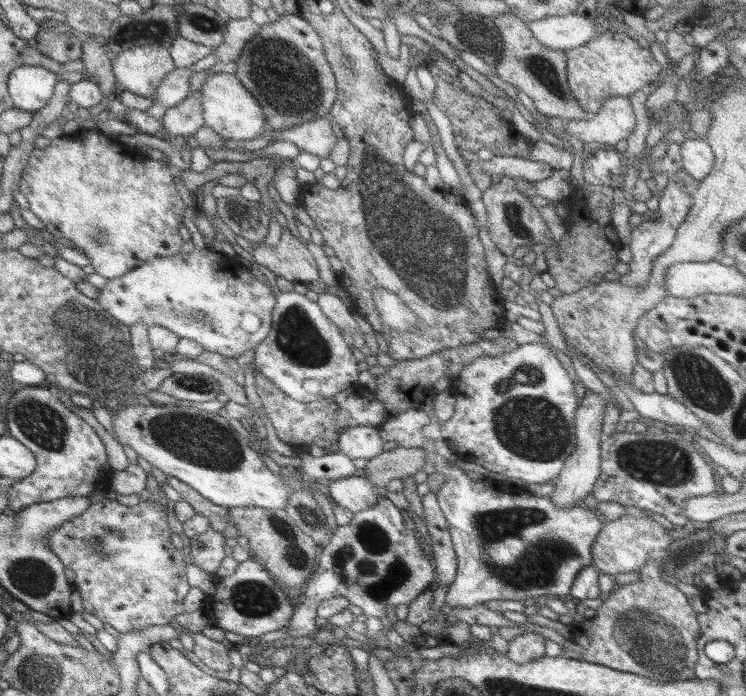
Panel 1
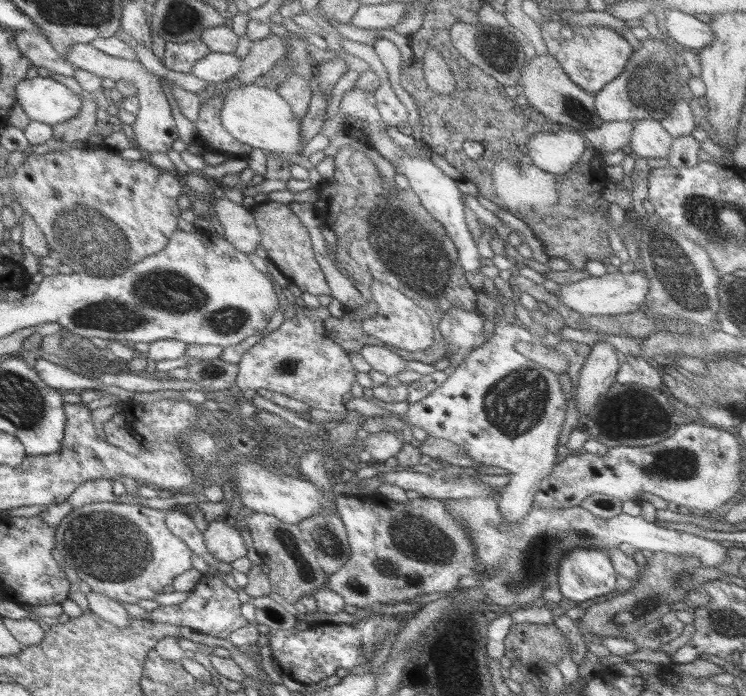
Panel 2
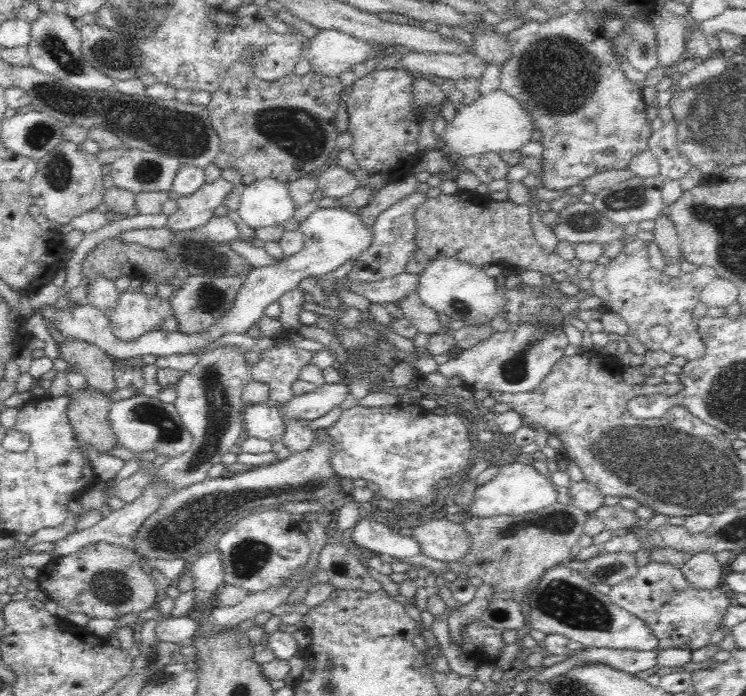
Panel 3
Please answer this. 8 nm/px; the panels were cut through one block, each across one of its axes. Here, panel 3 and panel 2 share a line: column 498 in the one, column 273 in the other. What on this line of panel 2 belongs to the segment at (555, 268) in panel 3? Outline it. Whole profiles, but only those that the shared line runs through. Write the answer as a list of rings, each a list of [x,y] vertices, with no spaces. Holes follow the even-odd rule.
[[[268,201],[257,204],[251,209],[254,220],[261,234],[260,245],[268,255],[267,260],[273,263],[297,292],[310,292],[314,296],[330,295],[322,268],[318,265],[311,246],[311,238],[307,228],[290,210],[288,204]]]

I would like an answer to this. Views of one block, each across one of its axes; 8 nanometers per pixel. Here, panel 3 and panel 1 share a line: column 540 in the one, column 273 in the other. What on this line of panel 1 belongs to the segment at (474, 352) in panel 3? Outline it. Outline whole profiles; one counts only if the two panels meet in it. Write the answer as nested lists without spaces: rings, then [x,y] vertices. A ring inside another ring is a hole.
[[[281,292],[271,314],[271,329],[255,348],[255,376],[265,376],[297,402],[332,399],[359,378],[358,362],[340,329],[306,295]]]

